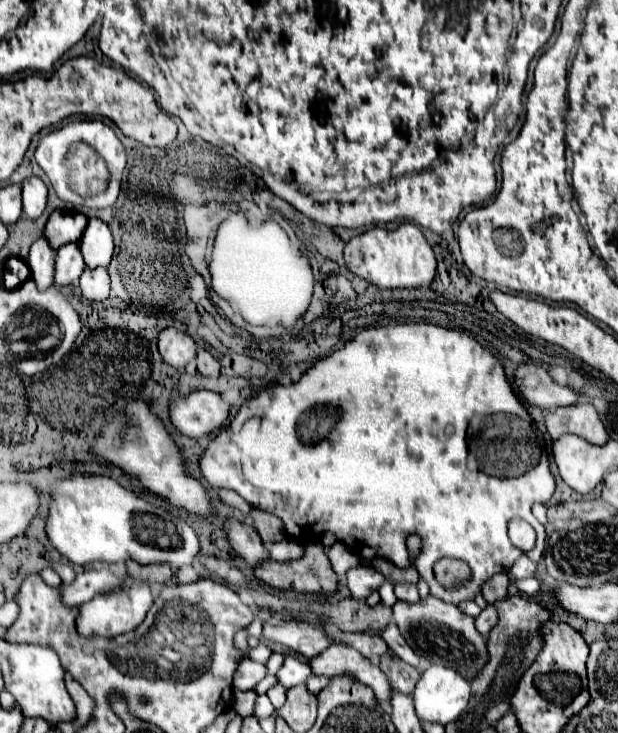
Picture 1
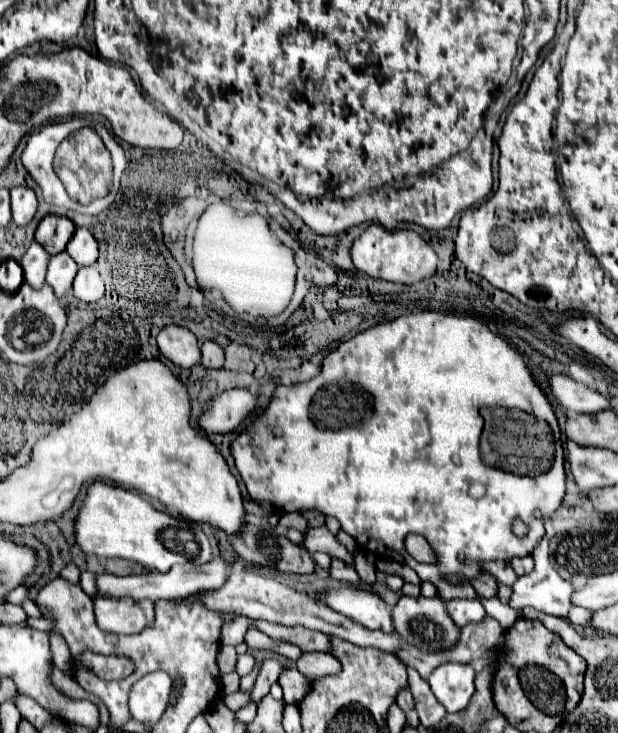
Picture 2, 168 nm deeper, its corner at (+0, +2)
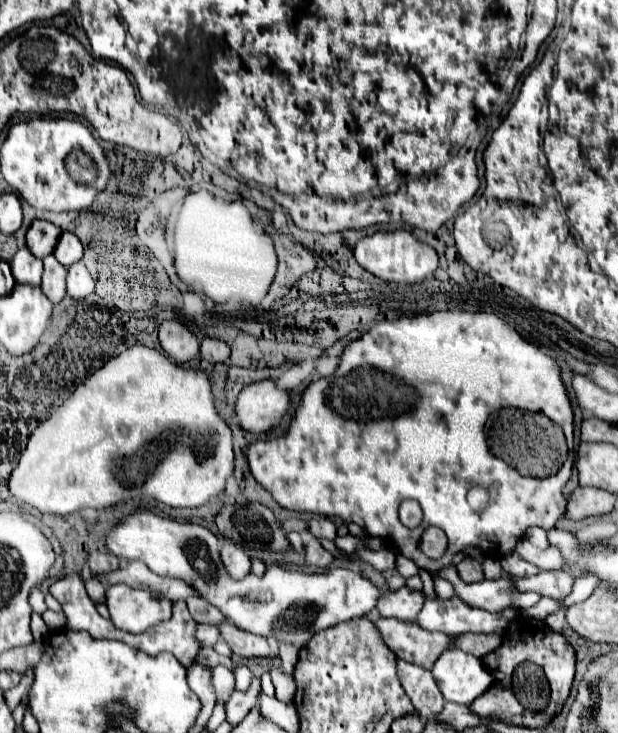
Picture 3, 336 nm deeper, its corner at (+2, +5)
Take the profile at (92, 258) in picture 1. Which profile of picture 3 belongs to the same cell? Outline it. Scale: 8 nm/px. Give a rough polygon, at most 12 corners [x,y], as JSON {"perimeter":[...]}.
{"perimeter":[[64,232],[54,256],[68,268],[82,260],[84,246],[76,234]]}

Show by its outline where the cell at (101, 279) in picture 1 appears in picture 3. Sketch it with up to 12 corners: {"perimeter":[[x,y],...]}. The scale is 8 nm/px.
{"perimeter":[[84,262],[68,268],[68,296],[86,298],[94,280]]}

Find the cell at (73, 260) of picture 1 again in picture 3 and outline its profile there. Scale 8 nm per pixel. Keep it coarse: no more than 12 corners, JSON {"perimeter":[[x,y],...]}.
{"perimeter":[[44,258],[42,292],[58,304],[66,296],[66,268]]}

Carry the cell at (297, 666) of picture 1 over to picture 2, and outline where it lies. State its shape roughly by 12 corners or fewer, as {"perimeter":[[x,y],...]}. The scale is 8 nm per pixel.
{"perimeter":[[276,659],[262,661],[250,701],[268,695],[278,681],[282,665]]}

